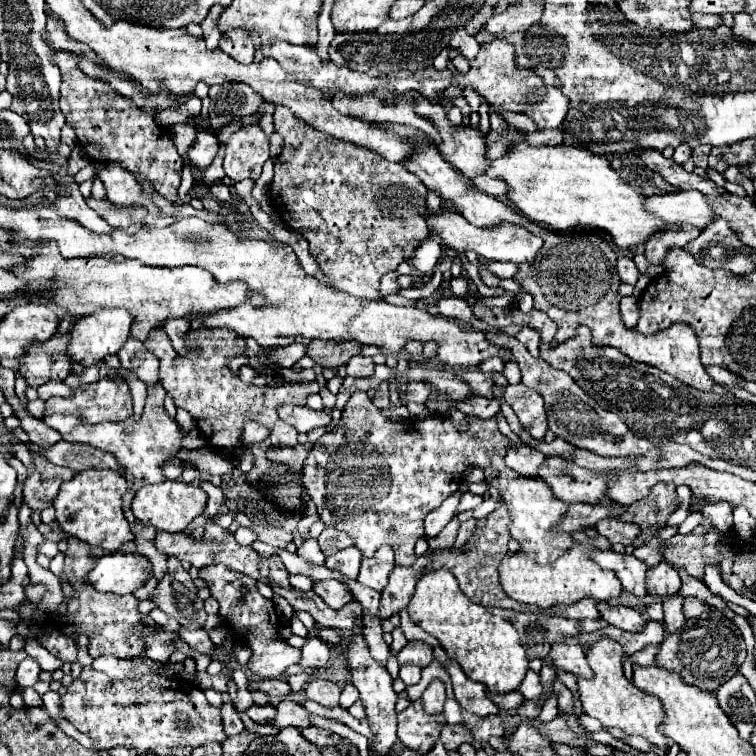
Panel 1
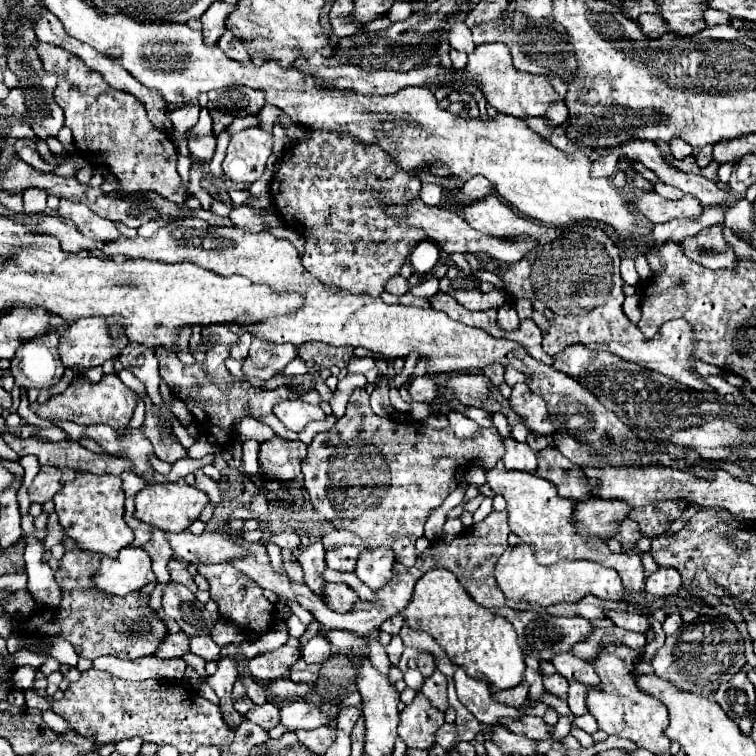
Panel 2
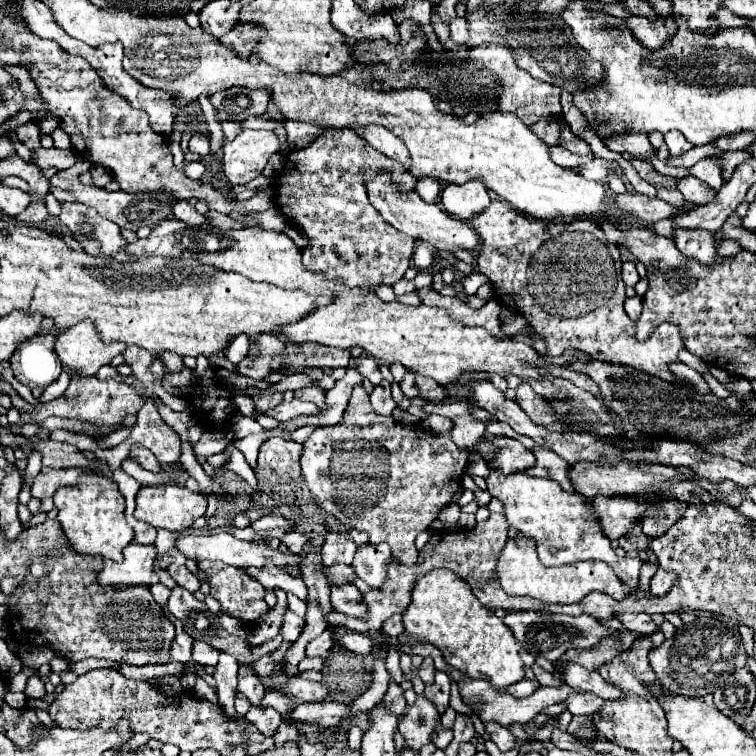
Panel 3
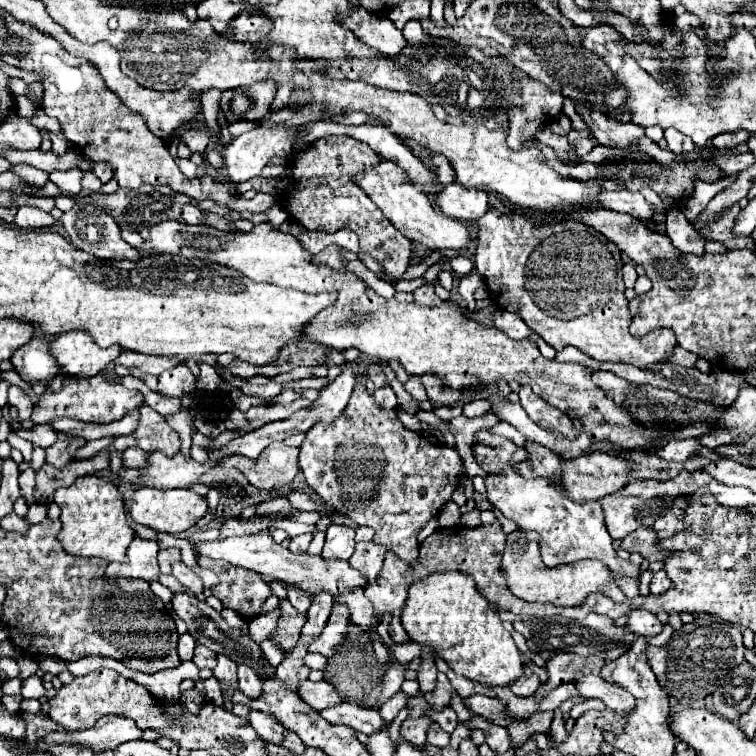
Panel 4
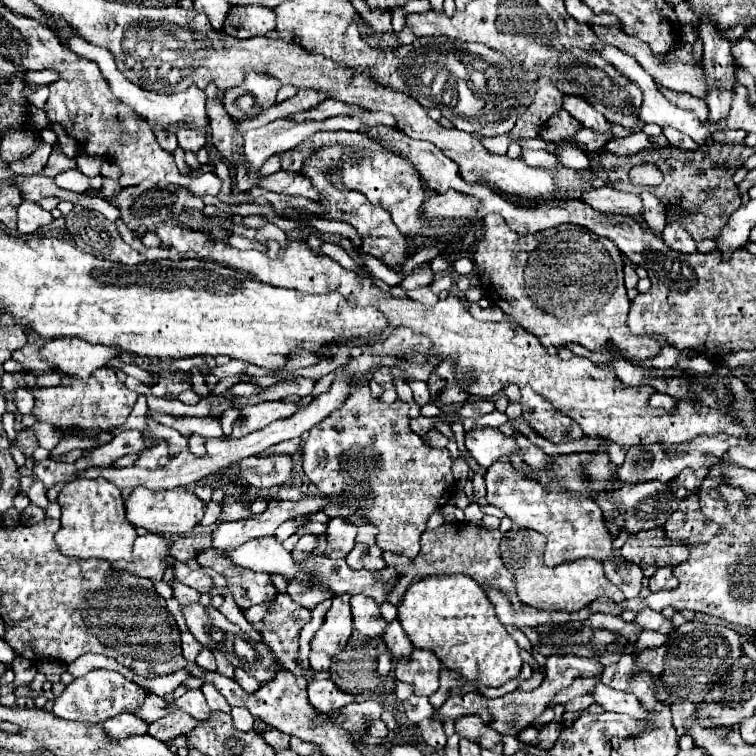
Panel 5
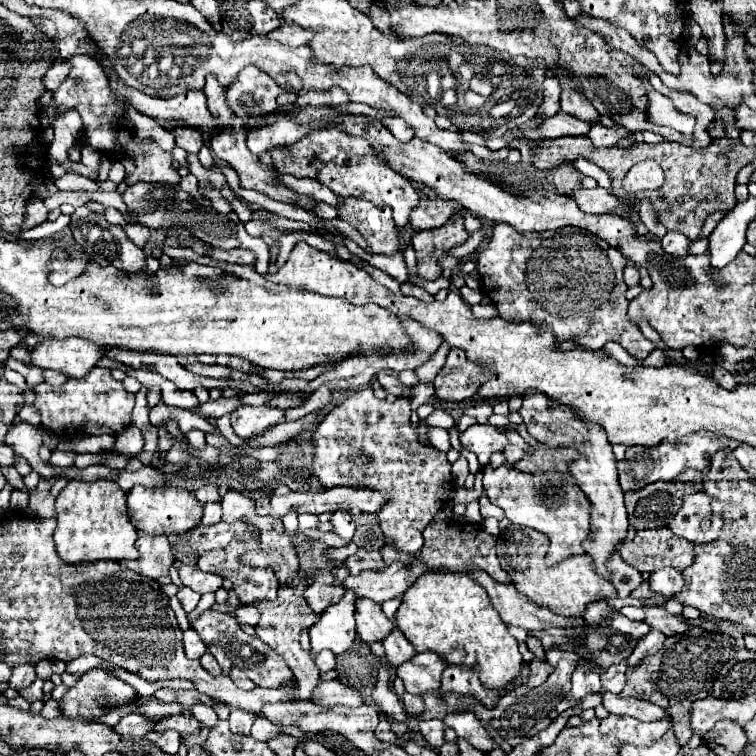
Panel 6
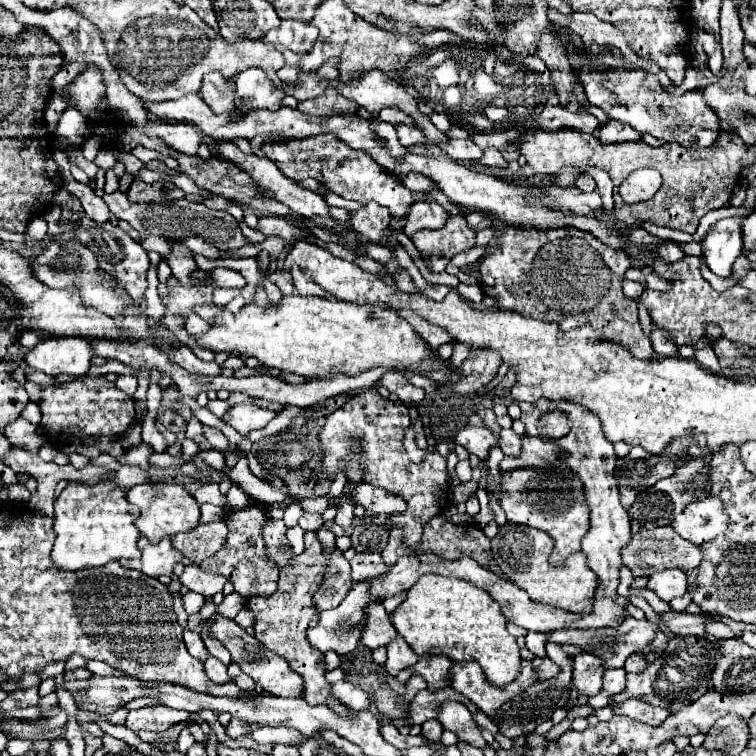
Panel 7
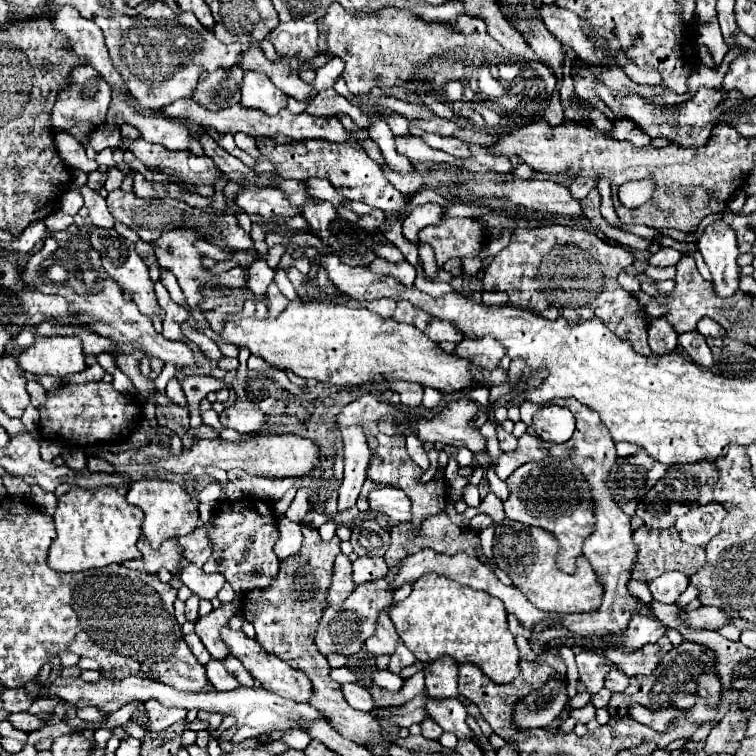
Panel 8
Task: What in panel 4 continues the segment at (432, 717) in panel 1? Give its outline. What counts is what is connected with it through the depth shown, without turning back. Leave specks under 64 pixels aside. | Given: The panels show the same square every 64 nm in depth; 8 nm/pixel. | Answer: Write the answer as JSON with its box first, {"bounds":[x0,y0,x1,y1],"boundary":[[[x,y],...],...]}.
{"bounds":[400,716,430,746],"boundary":[[[422,716],[422,718],[406,718],[402,728],[400,728],[400,734],[414,746],[424,746],[426,742],[426,730],[430,726],[430,718],[428,716]]]}

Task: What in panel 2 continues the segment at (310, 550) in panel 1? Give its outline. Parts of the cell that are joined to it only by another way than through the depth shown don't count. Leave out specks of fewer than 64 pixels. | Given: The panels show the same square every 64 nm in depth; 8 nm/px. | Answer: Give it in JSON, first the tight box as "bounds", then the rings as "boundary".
{"bounds":[298,544,326,600],"boundary":[[[312,544],[308,546],[300,556],[298,556],[298,562],[302,564],[302,570],[304,570],[304,582],[306,586],[318,596],[324,600],[324,578],[322,578],[322,572],[326,570],[326,562],[324,562],[324,548],[322,544]]]}

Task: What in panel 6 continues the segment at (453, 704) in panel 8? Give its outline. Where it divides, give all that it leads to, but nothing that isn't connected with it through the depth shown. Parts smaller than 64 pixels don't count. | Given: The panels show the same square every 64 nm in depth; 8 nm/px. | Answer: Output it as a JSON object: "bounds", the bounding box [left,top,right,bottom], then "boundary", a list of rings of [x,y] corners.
{"bounds":[444,712,492,754],"boundary":[[[448,712],[448,716],[444,716],[444,724],[456,730],[458,738],[468,740],[474,748],[482,750],[484,754],[492,750],[492,738],[472,712],[452,712],[452,714]]]}

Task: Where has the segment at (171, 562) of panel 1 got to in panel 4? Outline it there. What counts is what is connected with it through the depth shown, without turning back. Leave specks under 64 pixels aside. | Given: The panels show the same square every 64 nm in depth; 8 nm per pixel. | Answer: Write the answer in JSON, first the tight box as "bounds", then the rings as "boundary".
{"bounds":[172,562,204,594],"boundary":[[[176,562],[172,564],[172,574],[192,592],[192,594],[200,594],[204,592],[204,584],[202,584],[202,578],[196,576],[188,566],[184,566],[182,562]]]}

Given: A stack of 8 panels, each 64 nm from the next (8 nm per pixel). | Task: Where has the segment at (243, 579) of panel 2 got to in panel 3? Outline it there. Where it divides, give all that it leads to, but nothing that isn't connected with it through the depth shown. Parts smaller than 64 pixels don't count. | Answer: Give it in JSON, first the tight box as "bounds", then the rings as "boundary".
{"bounds":[199,565,268,624],"boundary":[[[229,565],[204,573],[200,570],[199,573],[210,580],[210,594],[222,604],[222,612],[236,616],[246,624],[254,624],[268,612],[268,604],[264,602],[264,586],[250,578],[244,570]]]}

